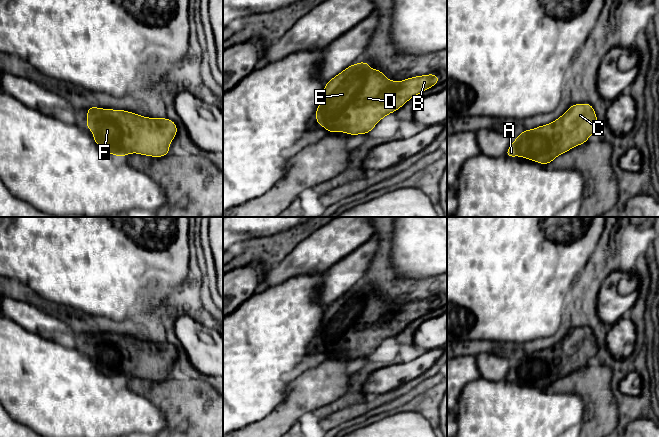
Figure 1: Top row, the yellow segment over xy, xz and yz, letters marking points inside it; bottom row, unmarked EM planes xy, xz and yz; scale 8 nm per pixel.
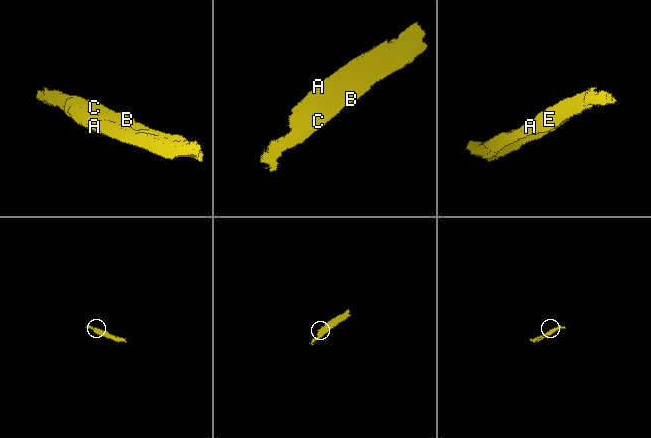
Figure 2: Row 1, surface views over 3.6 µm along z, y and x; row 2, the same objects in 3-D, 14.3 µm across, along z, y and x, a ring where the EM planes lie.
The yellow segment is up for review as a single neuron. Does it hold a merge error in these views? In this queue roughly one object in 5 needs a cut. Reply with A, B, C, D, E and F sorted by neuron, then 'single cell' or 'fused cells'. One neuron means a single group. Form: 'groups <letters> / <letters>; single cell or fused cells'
groups A B C D E F; single cell

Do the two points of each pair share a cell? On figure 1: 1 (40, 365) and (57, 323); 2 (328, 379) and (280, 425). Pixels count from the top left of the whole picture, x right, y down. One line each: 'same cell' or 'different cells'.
1: different cells
2: same cell

